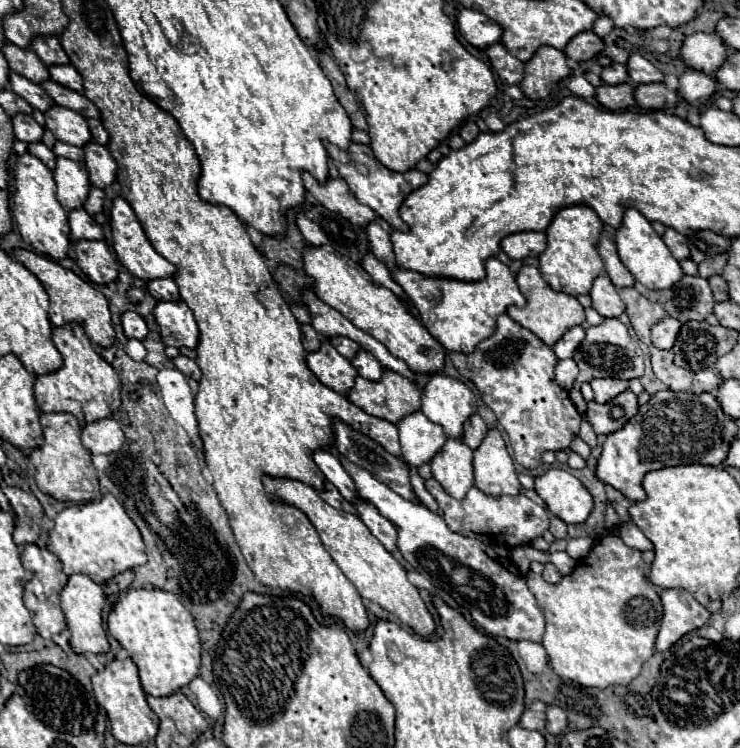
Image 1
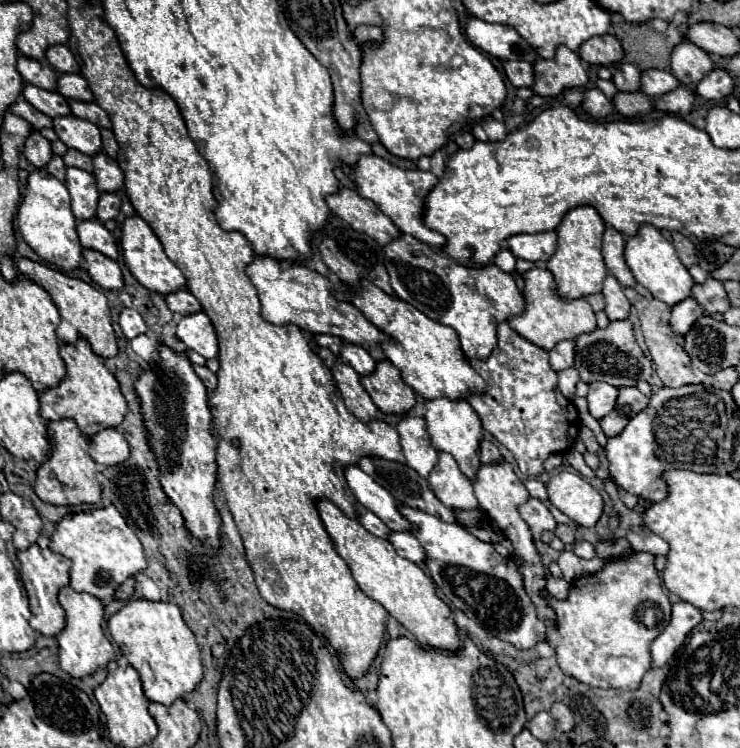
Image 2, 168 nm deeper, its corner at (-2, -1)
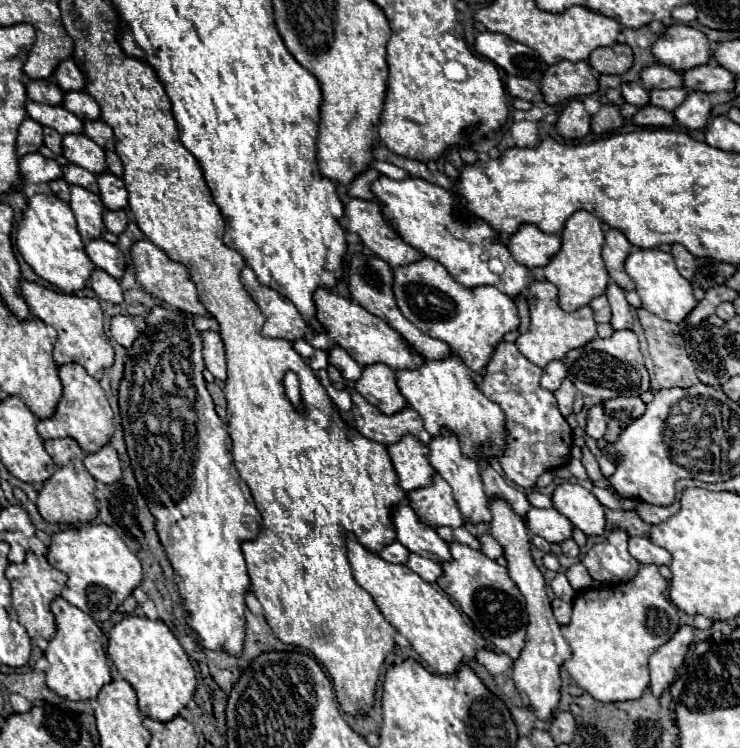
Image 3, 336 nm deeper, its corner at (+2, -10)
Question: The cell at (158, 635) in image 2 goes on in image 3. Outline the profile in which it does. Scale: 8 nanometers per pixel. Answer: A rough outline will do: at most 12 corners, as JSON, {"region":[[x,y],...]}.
{"region":[[162,620],[110,630],[108,656],[148,718],[192,700],[194,666]]}

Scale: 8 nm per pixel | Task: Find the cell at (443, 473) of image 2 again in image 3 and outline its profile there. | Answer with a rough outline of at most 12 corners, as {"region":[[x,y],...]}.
{"region":[[440,474],[432,486],[408,492],[428,526],[458,528],[464,516]]}

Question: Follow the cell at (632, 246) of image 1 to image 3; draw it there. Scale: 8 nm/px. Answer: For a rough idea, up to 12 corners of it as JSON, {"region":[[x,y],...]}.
{"region":[[634,248],[626,274],[642,308],[680,324],[696,306],[672,254]]}

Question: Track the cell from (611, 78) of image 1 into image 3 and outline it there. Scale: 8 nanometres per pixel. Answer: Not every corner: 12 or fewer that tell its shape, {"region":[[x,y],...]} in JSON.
{"region":[[624,82],[620,92],[638,108],[650,102],[648,90],[636,82]]}

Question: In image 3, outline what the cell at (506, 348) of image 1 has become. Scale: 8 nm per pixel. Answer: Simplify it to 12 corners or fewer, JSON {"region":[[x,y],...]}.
{"region":[[498,342],[476,388],[506,416],[498,464],[522,488],[566,466],[572,428],[542,368]]}

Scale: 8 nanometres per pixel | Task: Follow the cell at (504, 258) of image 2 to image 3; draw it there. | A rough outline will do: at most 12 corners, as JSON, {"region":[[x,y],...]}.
{"region":[[376,178],[392,230],[462,286],[510,298],[530,286],[482,220],[452,216],[452,192]]}

